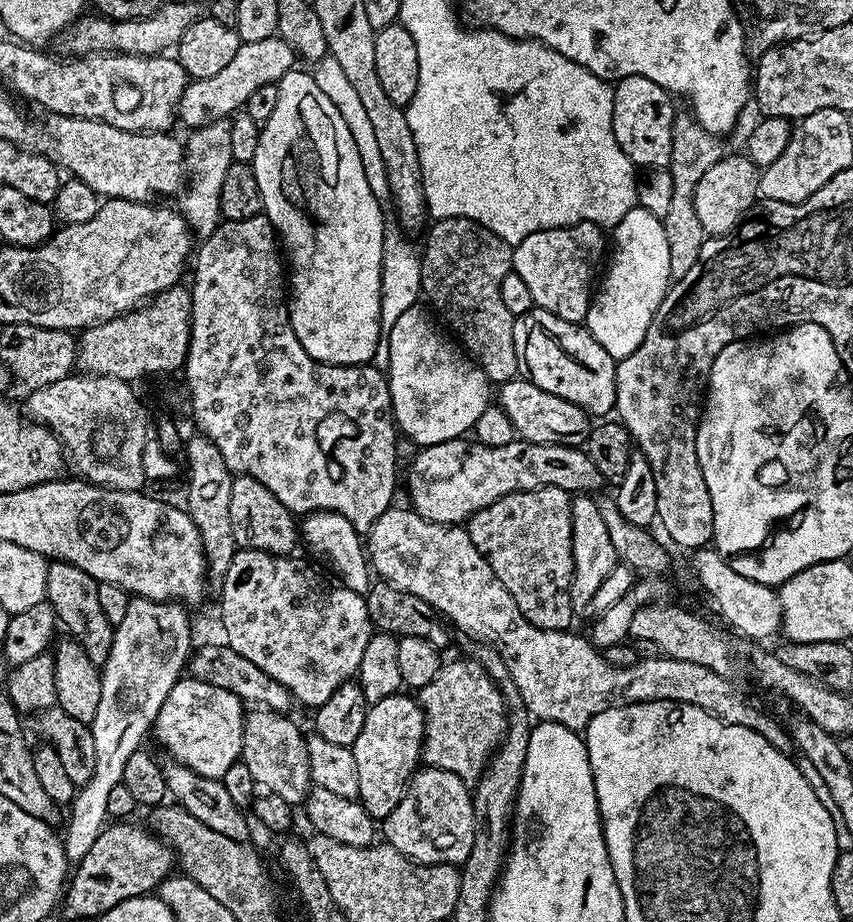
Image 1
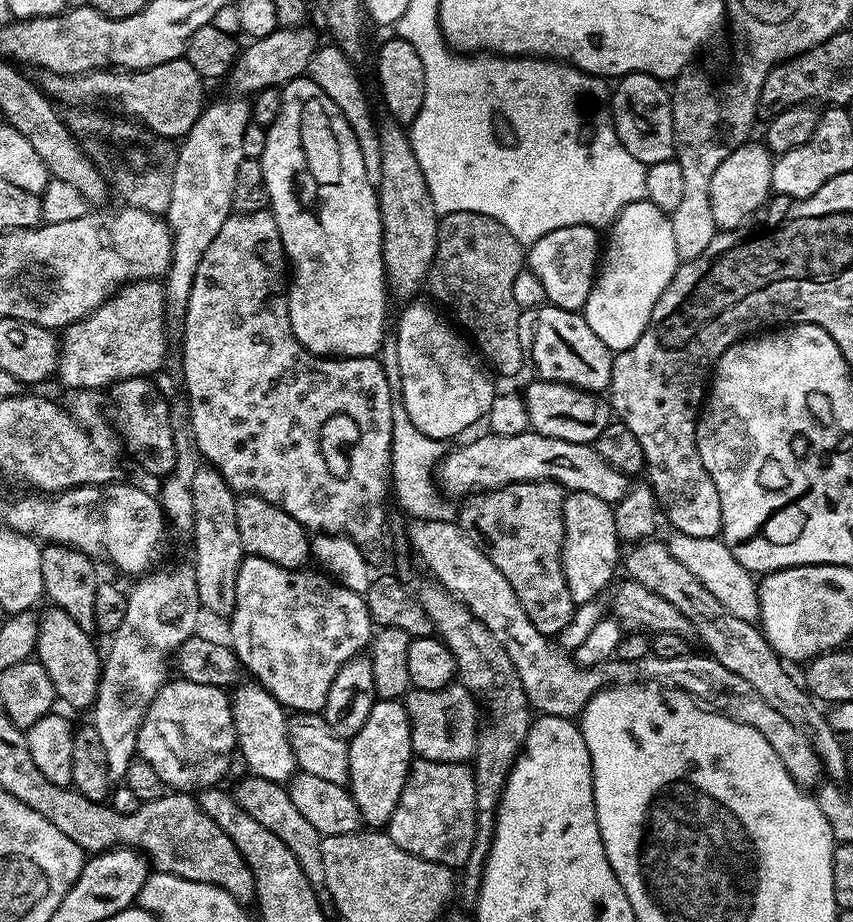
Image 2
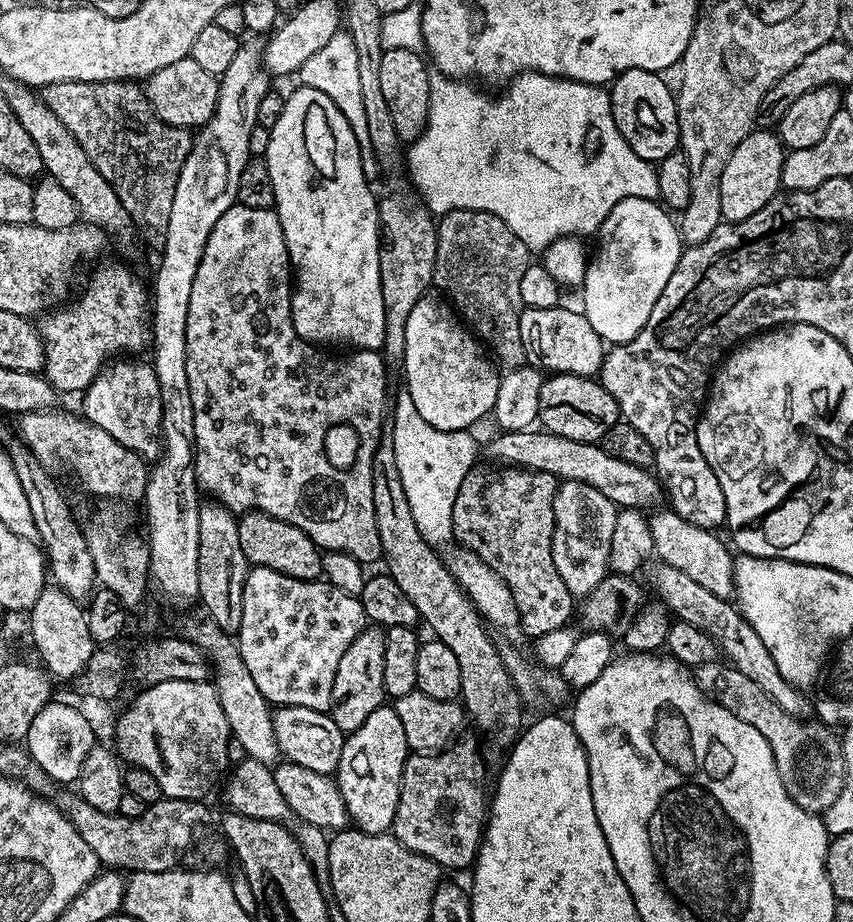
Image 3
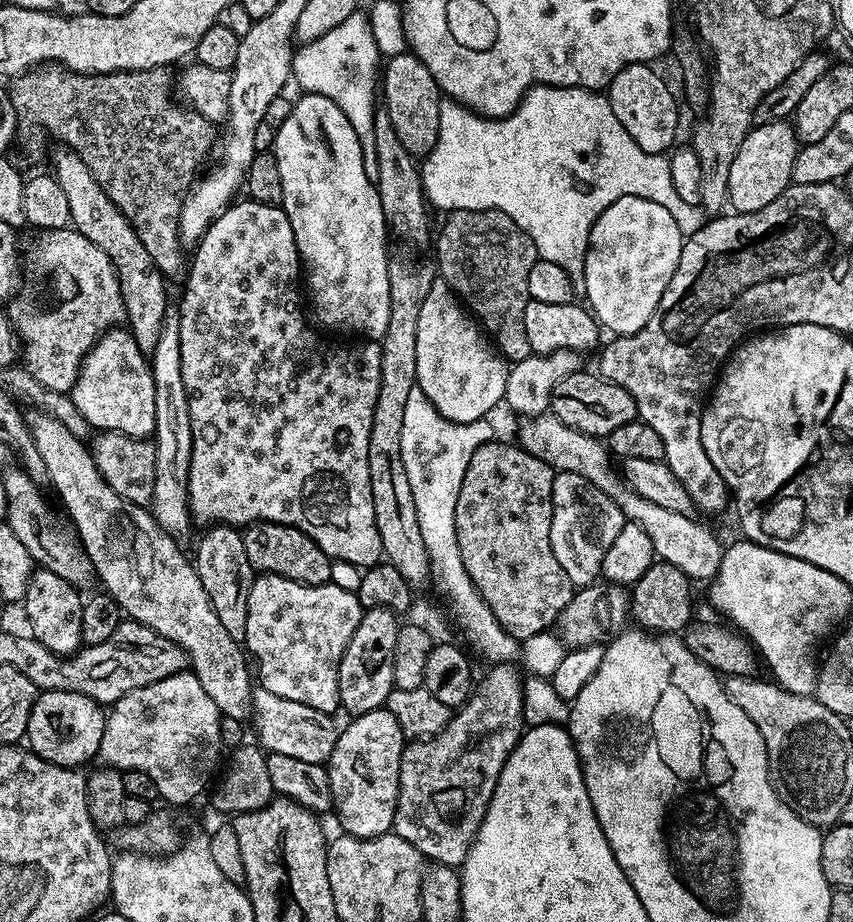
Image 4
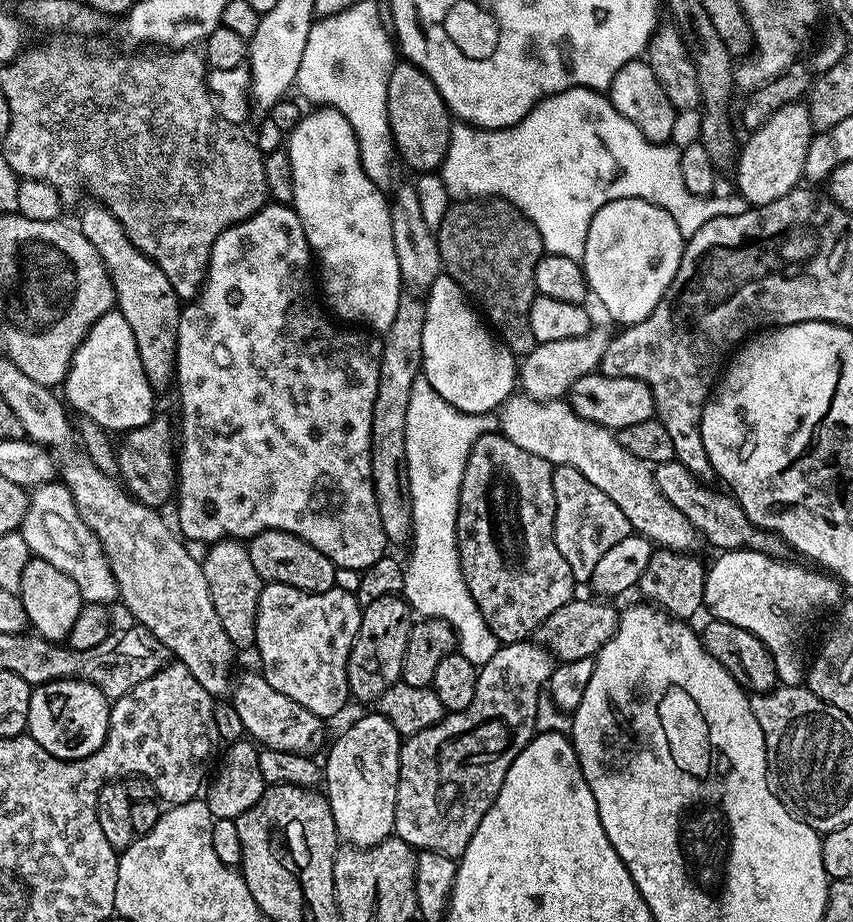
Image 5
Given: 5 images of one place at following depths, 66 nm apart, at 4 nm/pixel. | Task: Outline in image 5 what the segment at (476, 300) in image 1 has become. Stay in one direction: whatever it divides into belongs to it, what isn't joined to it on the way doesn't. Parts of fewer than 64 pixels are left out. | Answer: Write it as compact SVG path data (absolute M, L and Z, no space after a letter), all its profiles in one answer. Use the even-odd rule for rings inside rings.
M469 198L451 206L453 208L441 218L440 228L438 224L436 232L443 271L453 276L465 293L479 305L487 323L495 329L504 345L517 357L523 358L533 352L537 345L534 330L530 330L530 306L538 294L534 270L540 257L545 255L544 243L538 230L504 198Z

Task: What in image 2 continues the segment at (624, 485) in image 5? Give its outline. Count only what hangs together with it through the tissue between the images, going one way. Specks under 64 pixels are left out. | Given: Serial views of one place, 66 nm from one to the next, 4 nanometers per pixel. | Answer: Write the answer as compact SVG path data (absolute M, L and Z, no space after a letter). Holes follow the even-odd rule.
M673 531L671 535L666 540L670 554L674 554L674 558L678 558L678 562L682 562L682 566L686 566L686 570L690 570L690 574L694 574L694 578L698 578L698 582L702 582L702 586L706 586L706 590L710 590L710 594L714 594L714 598L718 598L718 602L722 602L722 606L730 610L730 614L734 614L734 618L759 621L760 594L757 577L746 571L738 558L734 558L734 554L730 554L723 539L690 538L690 534L677 531Z

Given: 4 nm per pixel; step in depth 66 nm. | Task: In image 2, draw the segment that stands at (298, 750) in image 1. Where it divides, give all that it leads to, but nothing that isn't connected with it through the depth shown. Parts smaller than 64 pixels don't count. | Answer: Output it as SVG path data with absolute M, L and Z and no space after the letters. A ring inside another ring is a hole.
M237 683L234 688L236 693L233 691L230 696L236 746L240 748L243 757L249 763L251 775L261 776L283 785L285 782L291 781L298 771L294 750L290 746L289 713L284 705L277 702L261 684L247 683Z

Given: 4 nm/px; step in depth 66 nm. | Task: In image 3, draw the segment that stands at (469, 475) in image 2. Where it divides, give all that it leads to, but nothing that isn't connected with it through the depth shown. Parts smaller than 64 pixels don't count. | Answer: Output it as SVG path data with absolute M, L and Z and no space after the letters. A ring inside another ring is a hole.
M543 430L501 431L499 435L489 442L488 452L496 459L493 461L501 465L548 472L561 481L586 482L586 486L594 486L598 494L606 494L606 498L610 498L610 502L617 509L648 510L656 506L651 504L662 500L662 485L649 469L630 466L630 462L622 462L622 458L606 454L606 450L599 443L579 444Z

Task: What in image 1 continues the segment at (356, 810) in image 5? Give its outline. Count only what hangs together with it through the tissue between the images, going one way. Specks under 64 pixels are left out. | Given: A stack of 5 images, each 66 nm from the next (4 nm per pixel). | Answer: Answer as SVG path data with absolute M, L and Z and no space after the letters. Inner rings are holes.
M397 694L390 698L382 698L382 702L371 705L366 714L366 726L362 726L362 734L352 743L354 763L358 766L358 790L360 805L370 813L373 820L383 822L398 806L412 779L413 772L417 771L422 760L424 746L424 712L420 708L419 699L412 700L405 694Z

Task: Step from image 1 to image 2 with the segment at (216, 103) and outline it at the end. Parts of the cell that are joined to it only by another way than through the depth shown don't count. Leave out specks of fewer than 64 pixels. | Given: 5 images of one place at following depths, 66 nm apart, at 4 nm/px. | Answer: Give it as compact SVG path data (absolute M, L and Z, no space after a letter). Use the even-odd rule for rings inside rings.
M312 26L303 28L277 28L274 34L270 34L261 40L252 40L249 48L239 53L235 64L232 66L230 73L230 81L237 88L240 94L255 94L264 88L280 88L289 84L292 80L299 80L309 71L312 56L318 51L318 43L316 44L316 32Z

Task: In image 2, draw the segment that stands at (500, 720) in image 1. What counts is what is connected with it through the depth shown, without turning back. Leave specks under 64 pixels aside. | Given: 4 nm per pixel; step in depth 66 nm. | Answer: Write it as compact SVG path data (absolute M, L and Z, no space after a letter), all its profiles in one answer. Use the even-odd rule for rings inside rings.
M459 682L438 690L412 688L403 697L412 727L412 750L419 759L462 764L476 755L476 737L482 724L482 708L473 692Z

